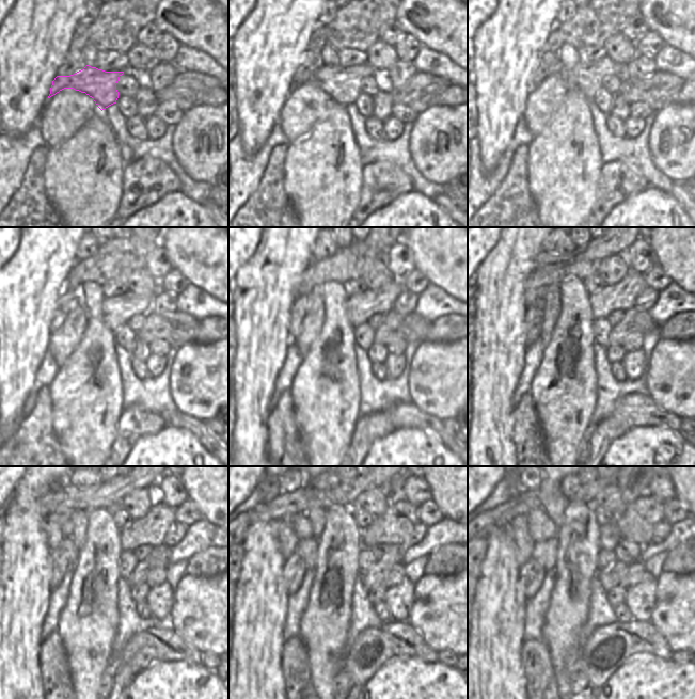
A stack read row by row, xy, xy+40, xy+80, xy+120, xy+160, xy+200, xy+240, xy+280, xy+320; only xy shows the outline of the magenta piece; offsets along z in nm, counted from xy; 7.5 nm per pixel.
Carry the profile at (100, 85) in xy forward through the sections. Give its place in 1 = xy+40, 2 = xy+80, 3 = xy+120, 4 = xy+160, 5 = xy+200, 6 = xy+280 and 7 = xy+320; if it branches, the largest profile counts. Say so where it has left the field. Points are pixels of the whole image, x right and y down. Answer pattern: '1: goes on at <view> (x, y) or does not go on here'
1: goes on at xy+40 (342, 84)
2: goes on at xy+80 (587, 78)
3: goes on at xy+120 (116, 312)
4: goes on at xy+160 (360, 307)
5: goes on at xy+200 (621, 296)
6: goes on at xy+280 (394, 526)
7: goes on at xy+320 (636, 523)

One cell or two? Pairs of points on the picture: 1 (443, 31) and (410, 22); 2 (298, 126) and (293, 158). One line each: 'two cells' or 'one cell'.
1: one cell
2: two cells

